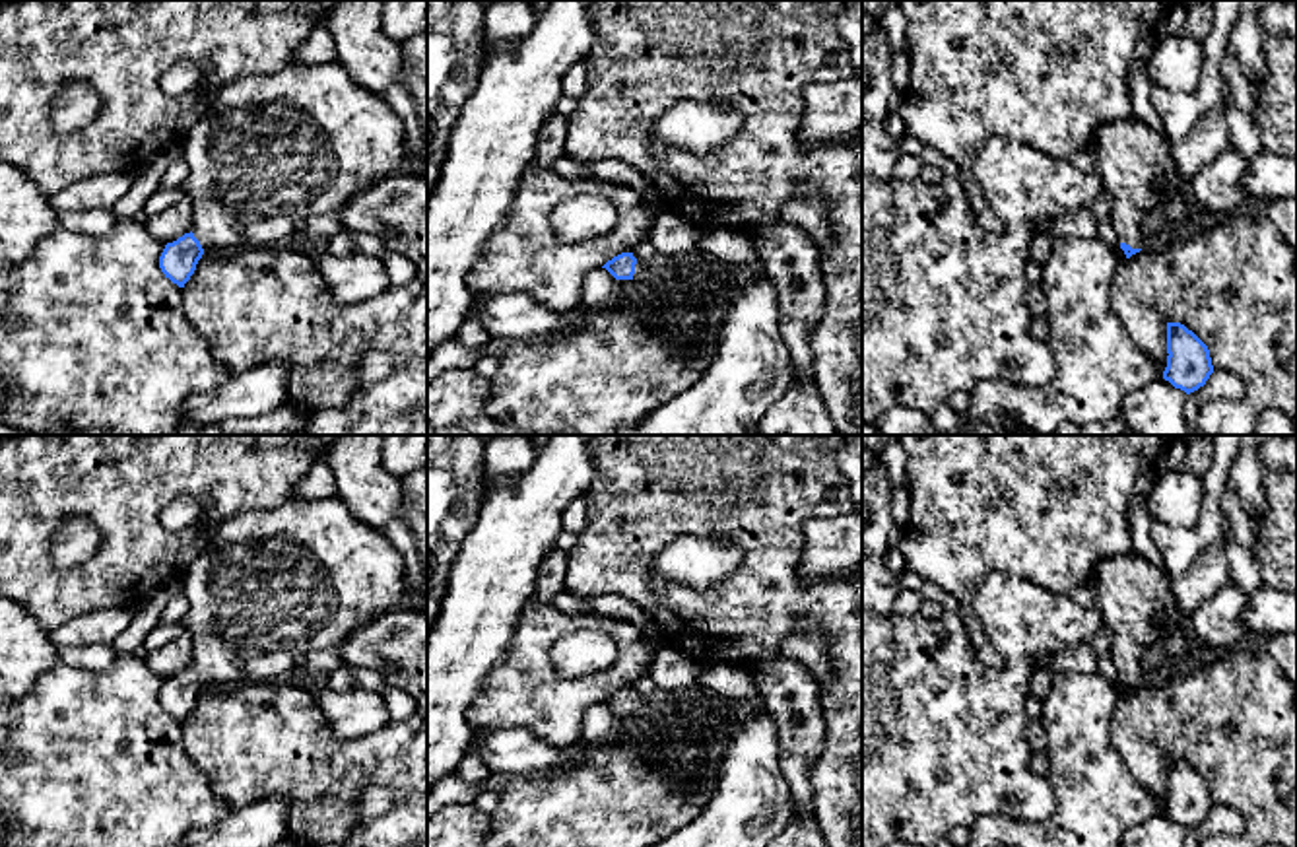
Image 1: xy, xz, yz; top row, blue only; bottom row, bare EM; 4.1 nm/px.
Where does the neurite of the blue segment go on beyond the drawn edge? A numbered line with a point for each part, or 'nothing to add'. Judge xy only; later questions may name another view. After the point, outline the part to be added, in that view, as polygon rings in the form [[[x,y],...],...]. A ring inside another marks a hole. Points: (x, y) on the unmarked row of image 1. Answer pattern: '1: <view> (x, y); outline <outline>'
1: xy (272, 585); outline [[[295,497],[274,509],[229,517],[183,575],[183,593],[190,602],[183,624],[192,637],[192,668],[204,686],[217,688],[289,678],[307,655],[338,649],[361,626],[400,606],[406,596],[404,577],[402,554],[355,519],[338,497]]]

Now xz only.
1: xz (680, 715); outline [[[691,684],[637,695],[633,715],[641,727],[654,728],[674,769],[707,771],[705,756],[713,748],[707,723],[716,709],[715,695]]]

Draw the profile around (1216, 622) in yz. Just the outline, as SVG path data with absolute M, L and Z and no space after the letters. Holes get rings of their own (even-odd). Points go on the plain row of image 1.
M1229 579L1190 614L1192 633L1188 641L1206 645L1214 655L1248 645L1248 635L1241 622L1248 598L1250 594Z

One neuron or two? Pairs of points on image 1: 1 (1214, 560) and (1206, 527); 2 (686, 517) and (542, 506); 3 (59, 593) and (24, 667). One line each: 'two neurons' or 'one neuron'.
1: two neurons
2: two neurons
3: two neurons

